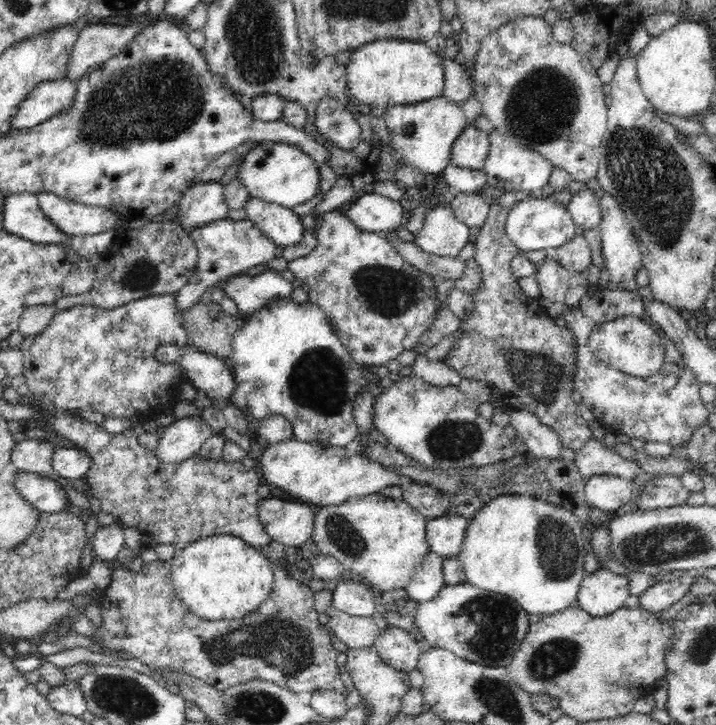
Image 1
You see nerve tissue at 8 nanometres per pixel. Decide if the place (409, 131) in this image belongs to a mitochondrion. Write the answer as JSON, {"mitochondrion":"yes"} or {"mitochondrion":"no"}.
{"mitochondrion":"no"}

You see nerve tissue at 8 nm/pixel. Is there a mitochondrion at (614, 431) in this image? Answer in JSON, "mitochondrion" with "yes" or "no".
{"mitochondrion":"no"}

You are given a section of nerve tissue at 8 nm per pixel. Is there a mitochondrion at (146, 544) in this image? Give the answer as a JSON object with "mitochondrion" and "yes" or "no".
{"mitochondrion":"no"}

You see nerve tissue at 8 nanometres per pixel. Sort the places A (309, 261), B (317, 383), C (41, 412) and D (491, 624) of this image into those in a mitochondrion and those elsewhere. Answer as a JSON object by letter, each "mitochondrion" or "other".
{"A":"other","B":"mitochondrion","C":"other","D":"mitochondrion"}

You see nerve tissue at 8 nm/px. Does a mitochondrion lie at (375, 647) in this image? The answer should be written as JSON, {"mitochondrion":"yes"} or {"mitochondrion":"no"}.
{"mitochondrion":"no"}

